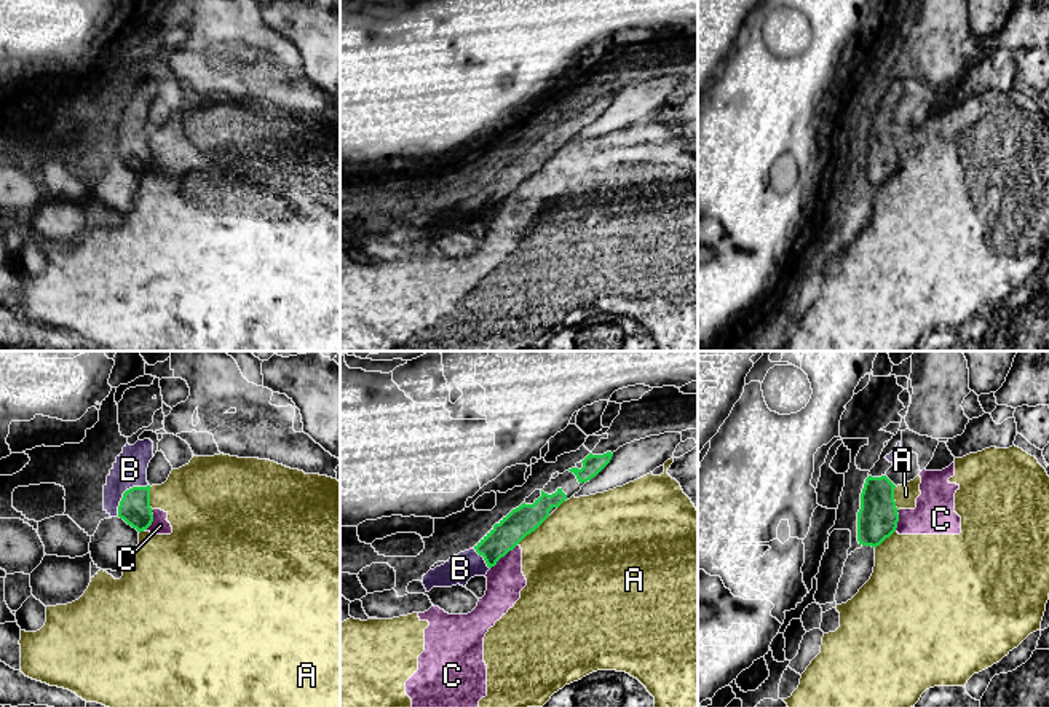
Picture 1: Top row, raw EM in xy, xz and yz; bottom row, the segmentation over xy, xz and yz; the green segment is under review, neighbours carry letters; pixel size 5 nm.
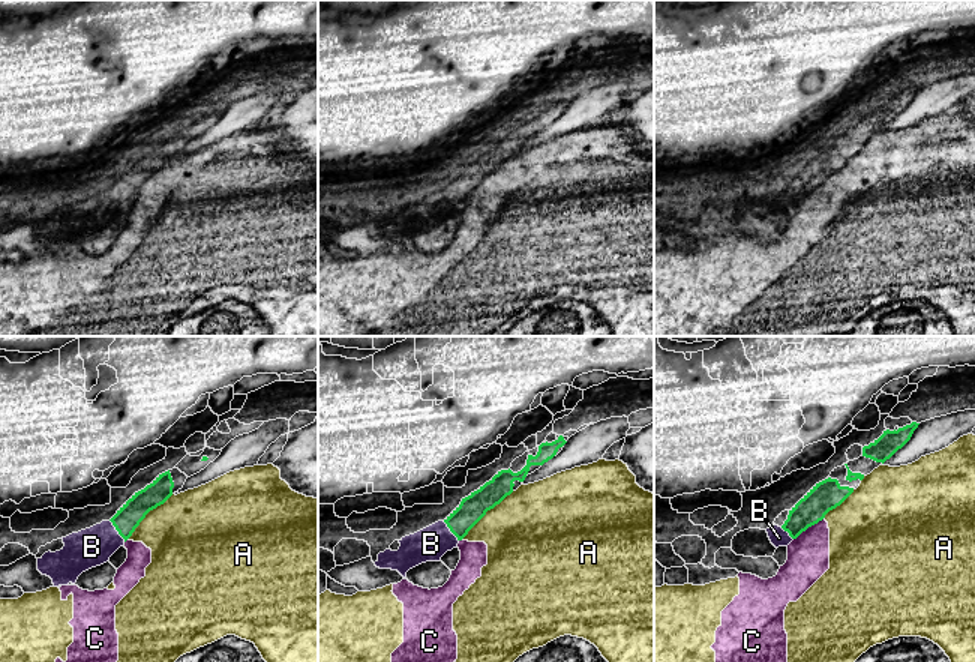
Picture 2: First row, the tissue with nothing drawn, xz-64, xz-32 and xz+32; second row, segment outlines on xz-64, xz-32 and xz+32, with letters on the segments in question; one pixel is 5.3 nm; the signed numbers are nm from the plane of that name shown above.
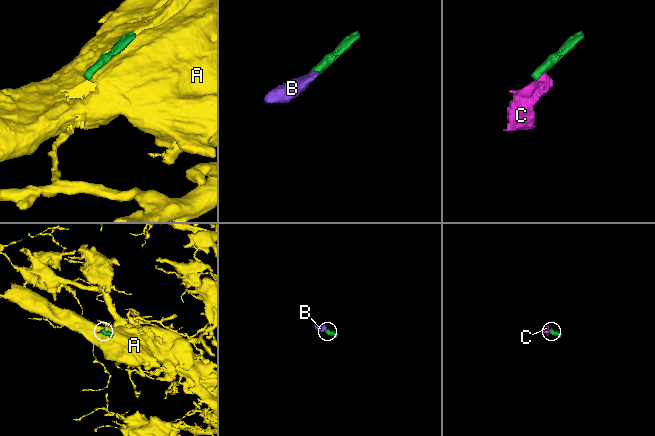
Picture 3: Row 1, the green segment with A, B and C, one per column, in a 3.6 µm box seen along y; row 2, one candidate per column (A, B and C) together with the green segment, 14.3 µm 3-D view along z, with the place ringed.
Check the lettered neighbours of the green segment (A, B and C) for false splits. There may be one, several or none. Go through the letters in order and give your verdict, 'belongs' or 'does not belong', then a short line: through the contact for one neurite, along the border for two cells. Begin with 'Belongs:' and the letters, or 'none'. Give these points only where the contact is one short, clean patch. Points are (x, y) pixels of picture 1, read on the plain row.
Belongs: B
A: does not belong
B: belongs | xy (134, 150), (123, 136), (130, 112)
C: does not belong | xz (518, 185), (490, 211)

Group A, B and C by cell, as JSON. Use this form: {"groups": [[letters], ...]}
{"groups": [["A", "C"], ["B"]]}

